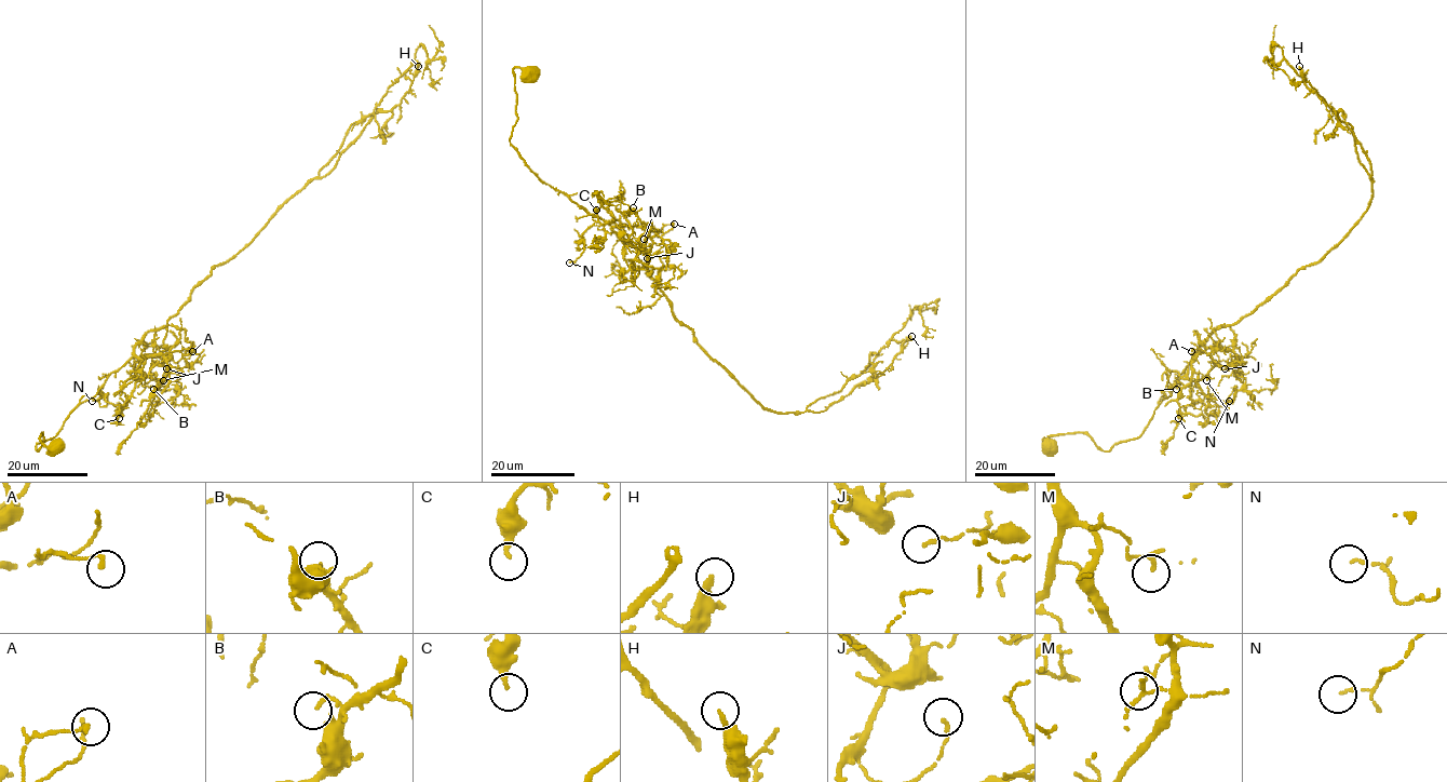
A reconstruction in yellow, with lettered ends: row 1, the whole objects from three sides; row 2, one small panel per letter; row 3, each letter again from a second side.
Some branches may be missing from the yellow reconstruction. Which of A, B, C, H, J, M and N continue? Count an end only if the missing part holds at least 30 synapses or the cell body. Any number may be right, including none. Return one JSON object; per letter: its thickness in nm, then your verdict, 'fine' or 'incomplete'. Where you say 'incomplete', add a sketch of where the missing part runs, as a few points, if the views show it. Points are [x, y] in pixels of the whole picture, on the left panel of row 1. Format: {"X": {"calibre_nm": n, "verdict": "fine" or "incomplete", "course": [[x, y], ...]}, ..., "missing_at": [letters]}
{"A": {"calibre_nm": 170, "verdict": "fine"}, "B": {"calibre_nm": 160, "verdict": "fine"}, "C": {"calibre_nm": 220, "verdict": "fine"}, "H": {"calibre_nm": 240, "verdict": "incomplete", "course": [[418, 66], [420, 55], [435, 44], [452, 69]]}, "J": {"calibre_nm": 120, "verdict": "fine"}, "M": {"calibre_nm": 160, "verdict": "fine"}, "N": {"calibre_nm": 100, "verdict": "fine"}, "missing_at": ["H"]}

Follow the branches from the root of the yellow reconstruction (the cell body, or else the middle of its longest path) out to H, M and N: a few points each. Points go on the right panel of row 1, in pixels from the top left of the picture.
H: (1049, 446), (1068, 432), (1104, 450), (1136, 439), (1214, 331), (1315, 264), (1367, 209), (1367, 154), (1299, 66)
M: (1049, 446), (1045, 439), (1068, 432), (1086, 433), (1104, 450), (1136, 439), (1194, 355), (1191, 368), (1206, 380)
N: (1049, 446), (1045, 439), (1068, 432), (1104, 450), (1136, 439), (1193, 356), (1190, 404), (1229, 401)

